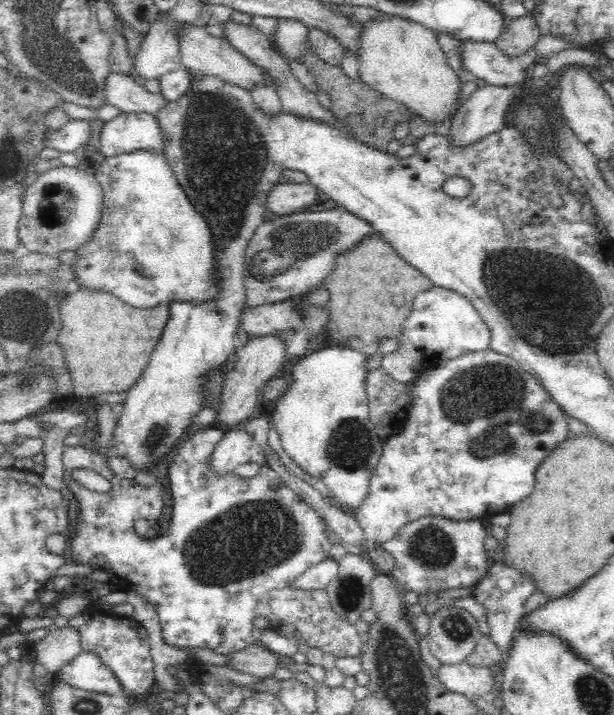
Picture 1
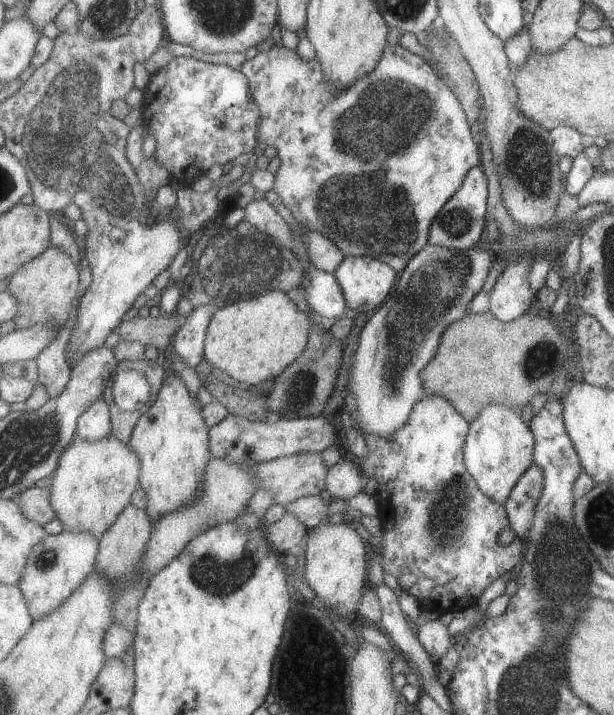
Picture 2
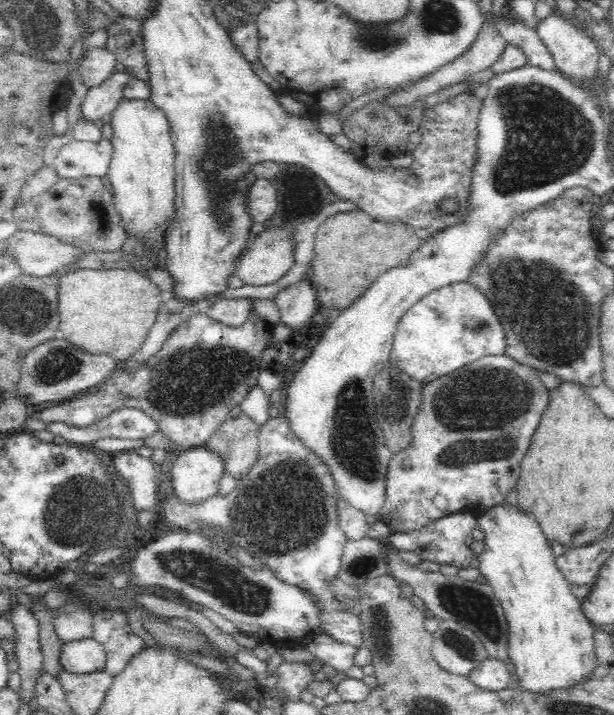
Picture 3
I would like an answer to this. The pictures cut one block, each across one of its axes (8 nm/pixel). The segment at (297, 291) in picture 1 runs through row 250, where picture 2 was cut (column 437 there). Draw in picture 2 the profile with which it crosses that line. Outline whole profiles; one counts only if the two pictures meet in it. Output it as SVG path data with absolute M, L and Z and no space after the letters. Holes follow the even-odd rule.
M486 242L476 246L470 250L456 250L452 247L443 247L440 245L428 245L422 249L420 254L417 254L407 266L407 269L402 273L399 273L399 281L395 291L391 294L390 298L377 310L377 313L369 320L361 335L361 342L358 352L353 359L354 366L352 368L352 380L353 380L353 392L358 398L358 420L360 424L357 425L359 430L364 434L386 435L387 438L393 435L397 430L400 430L409 420L412 411L415 409L418 401L423 401L429 394L425 389L423 378L421 374L423 370L433 362L434 357L439 353L441 342L443 341L443 334L455 324L456 321L462 320L470 312L472 301L484 290L486 282L488 282L488 276L492 272L492 263L497 257L497 247Z

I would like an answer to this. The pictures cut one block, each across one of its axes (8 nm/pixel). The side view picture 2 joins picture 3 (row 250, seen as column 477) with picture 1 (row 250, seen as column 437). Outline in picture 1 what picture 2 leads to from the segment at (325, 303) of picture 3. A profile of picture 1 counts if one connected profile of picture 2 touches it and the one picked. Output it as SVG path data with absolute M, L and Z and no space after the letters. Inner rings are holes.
M368 238L368 240L362 242L360 246L353 253L348 253L344 257L338 258L338 266L336 266L336 270L326 278L324 282L325 286L328 287L328 290L331 292L329 302L327 303L330 309L330 322L328 328L328 333L326 336L326 341L329 342L333 346L338 347L346 347L348 344L348 340L363 340L363 341L373 341L378 342L378 344L382 344L384 340L394 340L399 344L402 336L404 336L405 330L405 322L410 318L410 314L412 314L413 310L413 302L414 299L418 296L418 294L422 294L422 292L428 292L428 290L432 290L431 282L424 277L421 273L419 273L415 268L412 268L410 264L408 264L390 245L388 242L382 242L379 238Z

